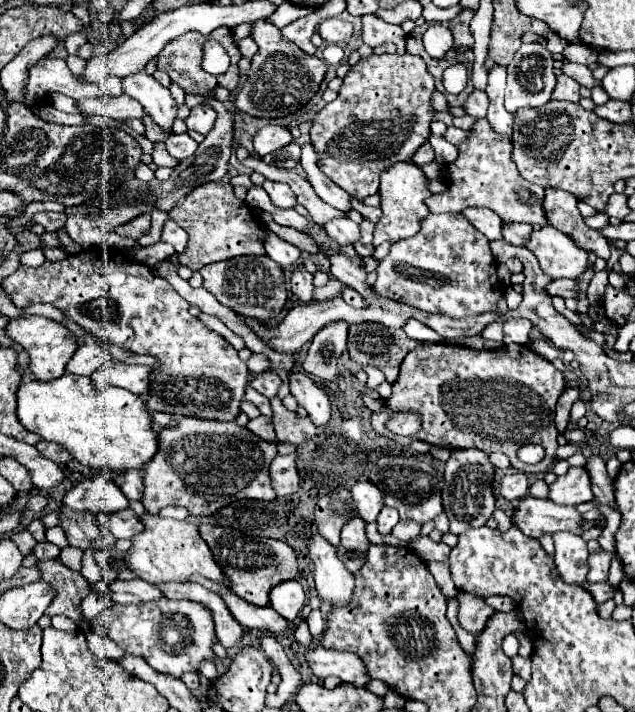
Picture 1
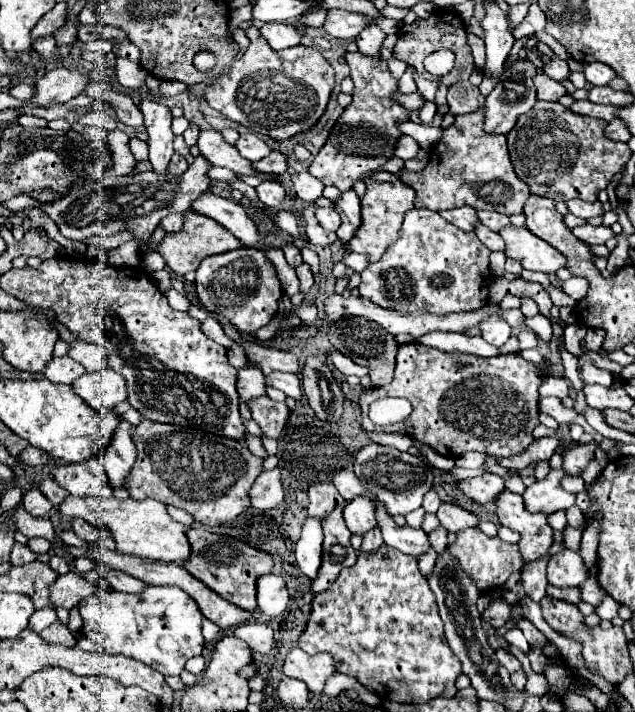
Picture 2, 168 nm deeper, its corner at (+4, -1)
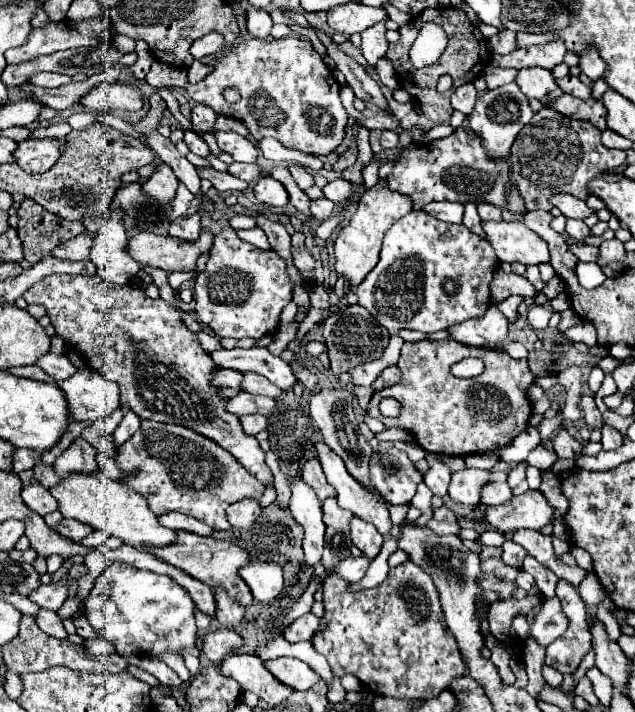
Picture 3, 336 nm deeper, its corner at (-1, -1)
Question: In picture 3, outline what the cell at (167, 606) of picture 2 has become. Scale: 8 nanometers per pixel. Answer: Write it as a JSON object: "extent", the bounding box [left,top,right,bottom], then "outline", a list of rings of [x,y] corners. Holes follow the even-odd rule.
{"extent":[84,562,200,656],"outline":[[[108,562],[106,572],[96,580],[84,602],[84,614],[90,626],[100,638],[106,638],[120,656],[158,656],[164,652],[190,652],[200,656],[194,612],[196,606],[192,598],[172,578],[118,562]]]}

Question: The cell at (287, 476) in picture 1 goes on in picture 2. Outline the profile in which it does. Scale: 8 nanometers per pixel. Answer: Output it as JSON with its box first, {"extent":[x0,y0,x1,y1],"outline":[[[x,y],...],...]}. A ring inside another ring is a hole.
{"extent":[249,468,285,510],"outline":[[[279,468],[269,470],[269,472],[261,472],[249,490],[251,508],[255,508],[255,510],[275,508],[277,504],[281,504],[283,496],[285,494],[283,494],[283,484],[279,480]]]}

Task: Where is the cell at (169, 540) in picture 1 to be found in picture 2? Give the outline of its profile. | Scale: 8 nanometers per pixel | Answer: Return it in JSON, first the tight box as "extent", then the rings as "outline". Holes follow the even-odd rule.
{"extent":[59,496,191,564],"outline":[[[67,496],[59,504],[59,512],[69,518],[83,518],[99,526],[103,532],[109,532],[117,544],[117,552],[121,554],[131,554],[161,562],[177,562],[177,564],[191,554],[191,546],[185,536],[185,526],[171,520],[171,516],[165,510],[165,504],[157,500],[133,500],[133,498],[117,500],[115,496],[111,498]]]}

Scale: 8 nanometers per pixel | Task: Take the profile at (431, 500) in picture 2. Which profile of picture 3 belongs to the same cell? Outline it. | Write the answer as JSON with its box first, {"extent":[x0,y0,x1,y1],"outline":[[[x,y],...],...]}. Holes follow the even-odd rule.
{"extent":[424,456,452,498],"outline":[[[428,456],[426,460],[430,464],[430,470],[424,474],[424,482],[432,490],[434,496],[444,498],[446,496],[446,488],[450,484],[450,474],[452,472],[448,470],[448,466],[444,466],[442,462],[438,462],[434,456]]]}

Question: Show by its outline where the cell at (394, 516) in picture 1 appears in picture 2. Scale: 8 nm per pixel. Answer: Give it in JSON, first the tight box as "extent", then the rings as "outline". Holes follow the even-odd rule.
{"extent":[359,528,383,556],"outline":[[[373,528],[373,530],[369,530],[369,534],[363,536],[363,544],[361,544],[361,548],[359,548],[359,554],[363,554],[363,556],[371,556],[371,554],[375,554],[381,546],[383,546],[381,530]]]}

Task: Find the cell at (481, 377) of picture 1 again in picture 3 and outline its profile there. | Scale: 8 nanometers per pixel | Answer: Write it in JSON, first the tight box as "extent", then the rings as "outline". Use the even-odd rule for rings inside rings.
{"extent":[366,340,534,456],"outline":[[[422,340],[422,342],[406,342],[400,352],[398,360],[400,372],[402,372],[402,382],[390,388],[384,388],[380,392],[374,392],[366,414],[370,418],[382,420],[388,428],[404,428],[404,430],[414,430],[416,442],[434,454],[448,454],[448,456],[468,456],[472,452],[490,452],[490,450],[500,450],[508,446],[518,434],[522,434],[528,428],[530,416],[532,416],[532,404],[528,400],[528,388],[534,384],[534,374],[528,368],[528,360],[516,360],[508,356],[502,350],[488,350],[488,348],[470,348],[462,346],[460,342],[454,340]],[[462,358],[480,358],[486,368],[480,376],[476,378],[466,378],[460,380],[450,374],[450,366]],[[382,398],[396,398],[402,402],[404,410],[396,418],[384,418],[378,412],[378,402]]]}

